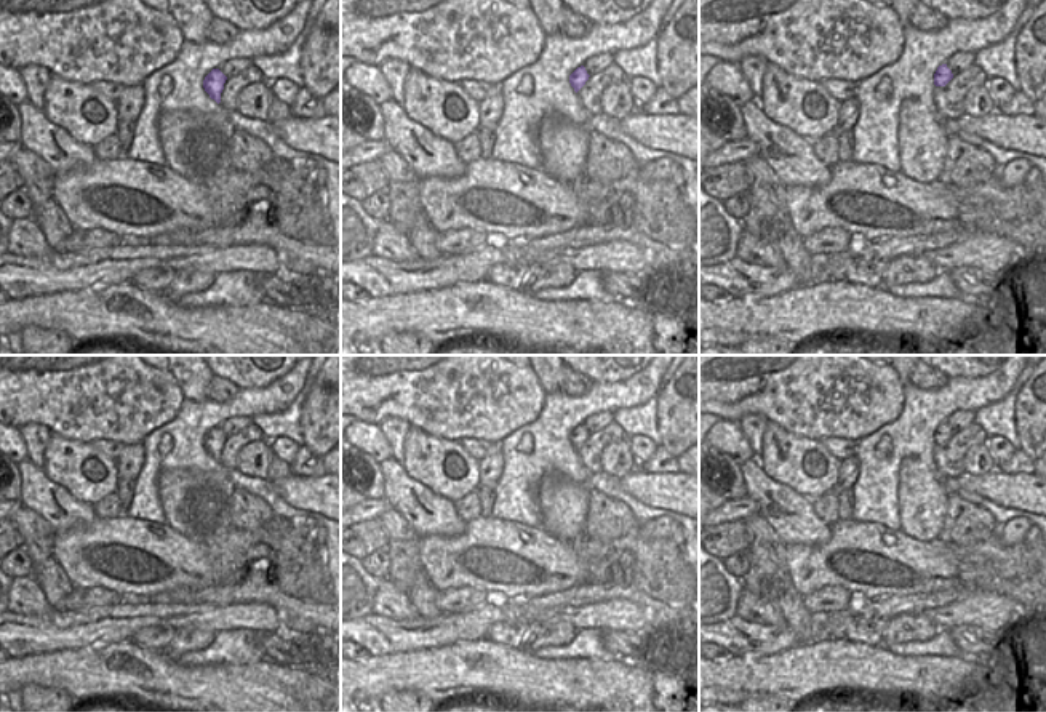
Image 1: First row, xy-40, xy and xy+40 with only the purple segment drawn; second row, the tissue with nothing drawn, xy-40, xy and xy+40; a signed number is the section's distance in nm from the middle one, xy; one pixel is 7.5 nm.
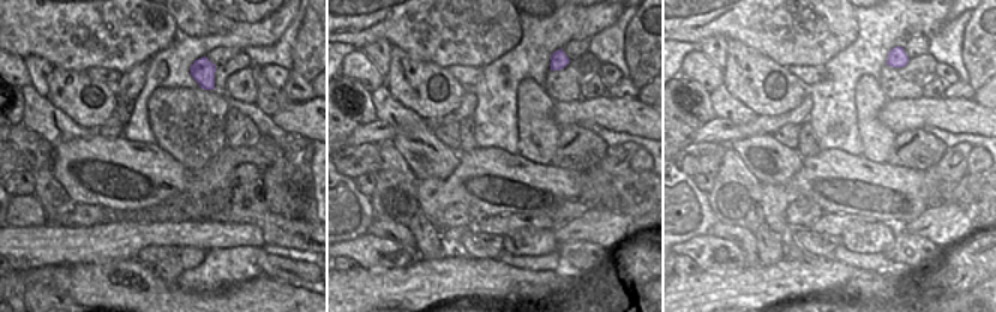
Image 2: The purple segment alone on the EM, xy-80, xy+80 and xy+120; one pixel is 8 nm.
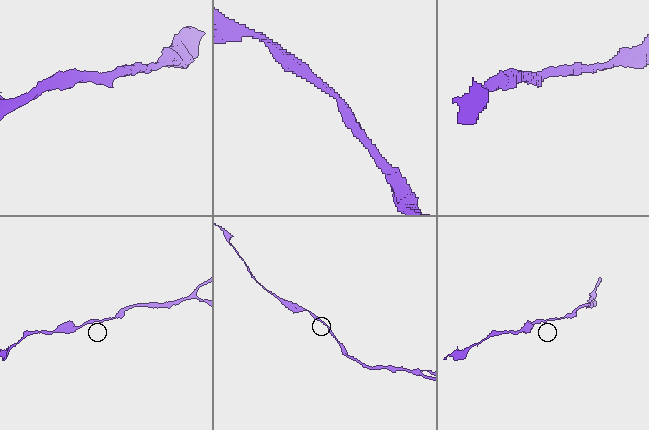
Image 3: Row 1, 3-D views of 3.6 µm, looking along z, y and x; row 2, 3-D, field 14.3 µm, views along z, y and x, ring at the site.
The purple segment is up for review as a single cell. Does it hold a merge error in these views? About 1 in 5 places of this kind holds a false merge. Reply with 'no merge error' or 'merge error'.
no merge error

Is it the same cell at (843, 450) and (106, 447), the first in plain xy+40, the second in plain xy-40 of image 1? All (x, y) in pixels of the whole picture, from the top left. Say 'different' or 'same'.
same

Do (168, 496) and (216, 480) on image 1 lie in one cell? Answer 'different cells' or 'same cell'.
same cell

